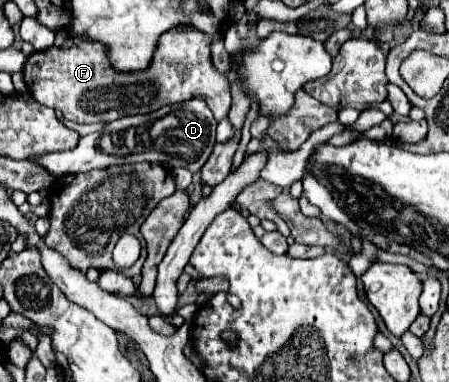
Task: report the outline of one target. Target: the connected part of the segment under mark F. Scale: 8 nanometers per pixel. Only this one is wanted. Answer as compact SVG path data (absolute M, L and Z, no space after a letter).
M195 28L169 30L169 32L161 34L151 66L143 72L127 72L127 74L115 72L107 64L103 44L83 42L83 44L77 44L75 48L51 46L43 52L33 52L27 58L27 62L23 66L23 80L25 80L31 96L39 104L61 112L65 120L71 120L77 124L95 124L99 120L113 122L123 116L149 114L149 112L155 112L167 104L177 104L177 102L185 102L191 98L203 98L207 102L207 106L211 108L211 112L215 114L215 120L221 120L227 116L227 112L231 108L231 92L229 92L229 82L227 82L225 74L217 72L211 62L211 42L213 42L213 38L209 34L195 30Z

